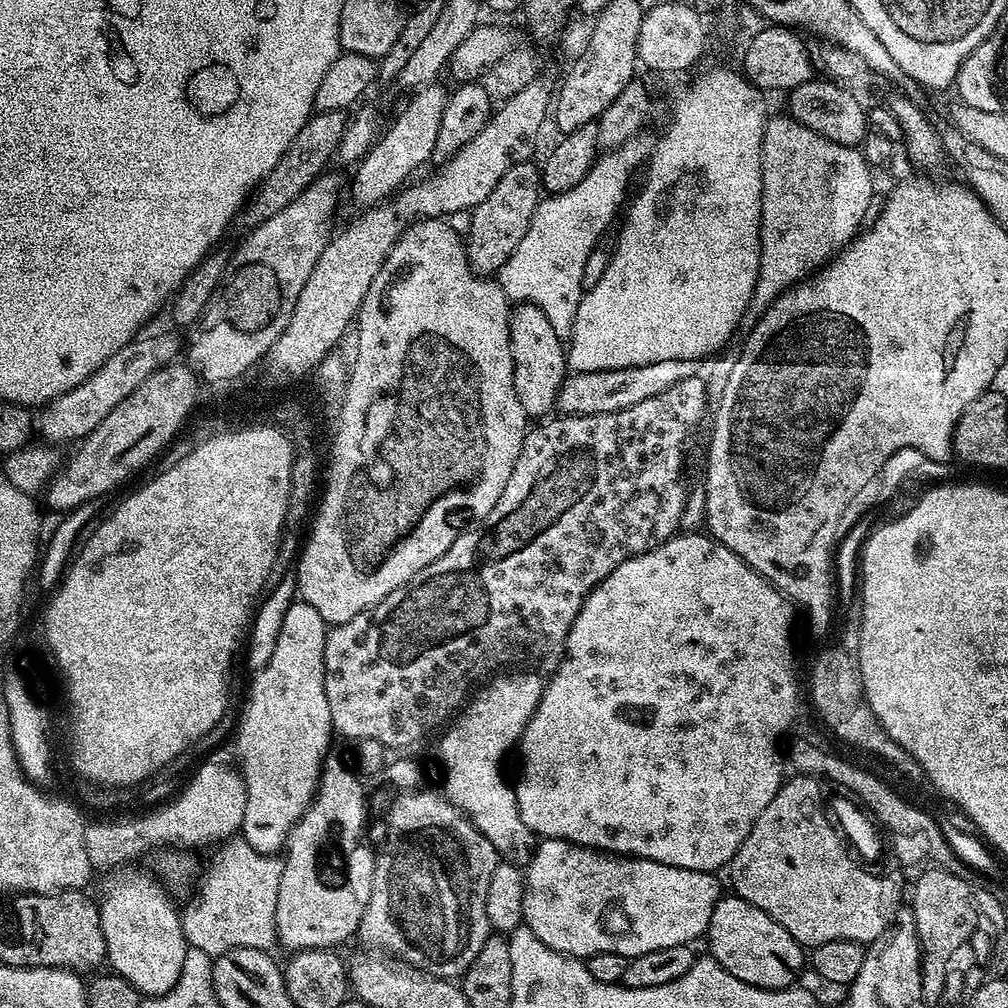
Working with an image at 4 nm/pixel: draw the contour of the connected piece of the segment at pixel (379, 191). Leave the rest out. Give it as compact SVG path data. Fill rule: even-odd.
M440 82L415 89L409 95L412 97L409 98L408 105L397 114L396 121L379 133L376 143L364 155L363 160L355 165L356 173L352 176L352 200L361 204L361 209L375 208L376 205L385 203L409 179L407 176L411 172L418 171L427 160L433 159L434 142L438 142L442 110L446 110L448 94L449 89L443 88Z

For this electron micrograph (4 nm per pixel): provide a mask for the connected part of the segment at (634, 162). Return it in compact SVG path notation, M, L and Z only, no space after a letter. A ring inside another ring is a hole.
M633 138L620 148L605 151L578 186L545 195L534 210L534 218L530 218L530 226L526 226L522 242L518 242L514 254L510 254L500 267L498 283L509 301L538 306L561 342L572 338L574 318L578 314L580 298L586 291L584 271L588 268L588 259L600 235L611 226L620 203L621 208L625 203L624 191L630 185L630 178L624 172L636 170L639 164L641 167L645 163L646 148L644 152L640 142Z

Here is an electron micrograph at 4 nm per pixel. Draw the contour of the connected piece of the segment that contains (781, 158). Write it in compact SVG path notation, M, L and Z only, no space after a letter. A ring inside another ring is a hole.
M774 116L765 123L762 142L760 265L758 282L742 321L743 327L748 330L764 317L766 310L783 292L787 292L792 285L801 283L809 273L819 269L844 245L856 238L862 225L869 219L868 207L872 204L873 169L864 160L864 153L859 147L847 148L838 142L830 142L830 138L814 134L814 130L802 126L802 122L798 122L793 116Z

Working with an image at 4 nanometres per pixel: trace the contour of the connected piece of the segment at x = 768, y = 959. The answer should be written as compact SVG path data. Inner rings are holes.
M735 894L721 895L720 900L714 906L714 914L710 914L710 926L706 933L708 940L707 951L719 962L723 968L730 970L734 978L742 978L742 982L750 982L750 986L759 988L769 988L770 990L782 990L783 988L793 987L800 976L800 971L806 968L805 949L795 940L790 933L782 930L770 914L758 910L750 902L746 902Z

